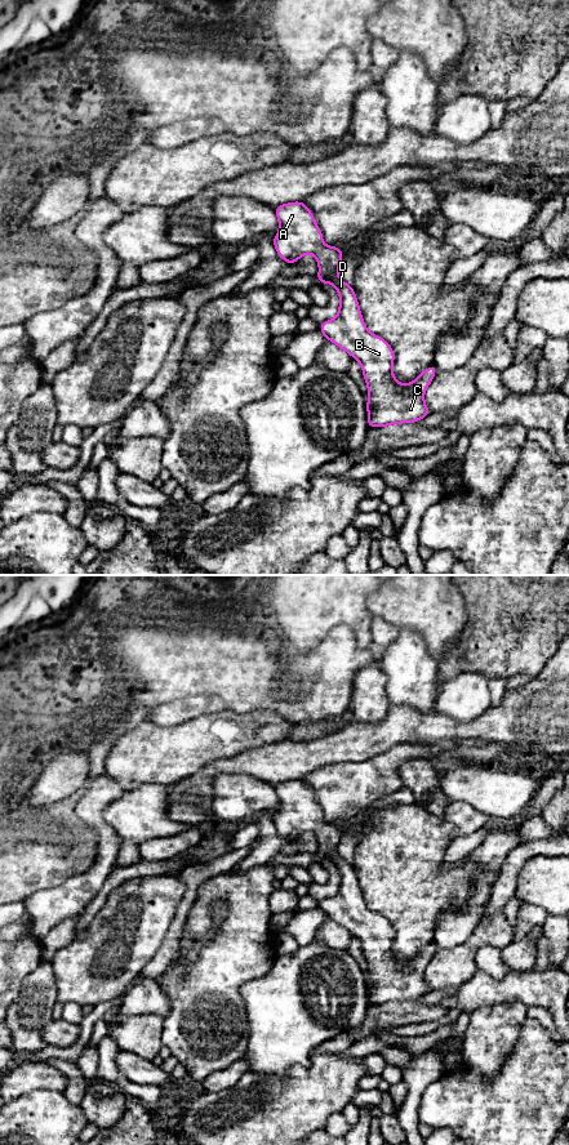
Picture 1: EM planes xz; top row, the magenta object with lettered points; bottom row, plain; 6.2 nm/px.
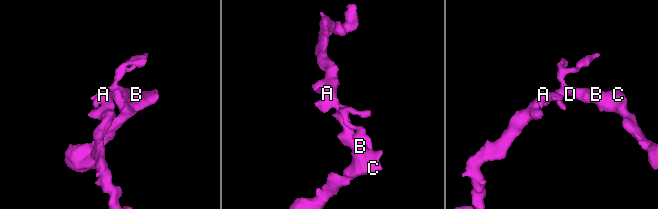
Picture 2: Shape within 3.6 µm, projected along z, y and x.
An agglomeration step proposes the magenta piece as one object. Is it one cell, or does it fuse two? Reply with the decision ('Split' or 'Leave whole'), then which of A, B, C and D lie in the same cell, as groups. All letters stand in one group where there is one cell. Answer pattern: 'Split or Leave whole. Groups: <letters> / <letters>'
Leave whole. Groups: A B C D

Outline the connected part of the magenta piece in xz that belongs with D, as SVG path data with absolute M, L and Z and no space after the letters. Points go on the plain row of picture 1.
M303 779L288 780L275 785L279 797L279 811L275 812L272 820L277 833L294 842L306 832L316 834L319 851L316 857L321 861L332 861L339 873L339 886L334 896L323 900L319 908L325 917L350 931L354 937L361 943L363 953L368 964L369 977L366 980L368 1004L387 1004L391 1002L415 1001L430 993L430 988L424 981L424 970L437 952L435 943L428 944L417 957L408 962L396 958L392 952L395 930L392 925L379 913L370 910L363 897L363 892L356 877L354 865L346 861L338 852L338 845L343 836L341 825L326 824L323 819L323 810L315 799L314 792Z

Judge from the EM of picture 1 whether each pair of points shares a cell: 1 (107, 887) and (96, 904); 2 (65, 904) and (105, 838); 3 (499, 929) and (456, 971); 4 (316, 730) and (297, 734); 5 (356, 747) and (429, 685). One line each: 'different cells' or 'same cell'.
1: same cell
2: same cell
3: same cell
4: same cell
5: different cells

